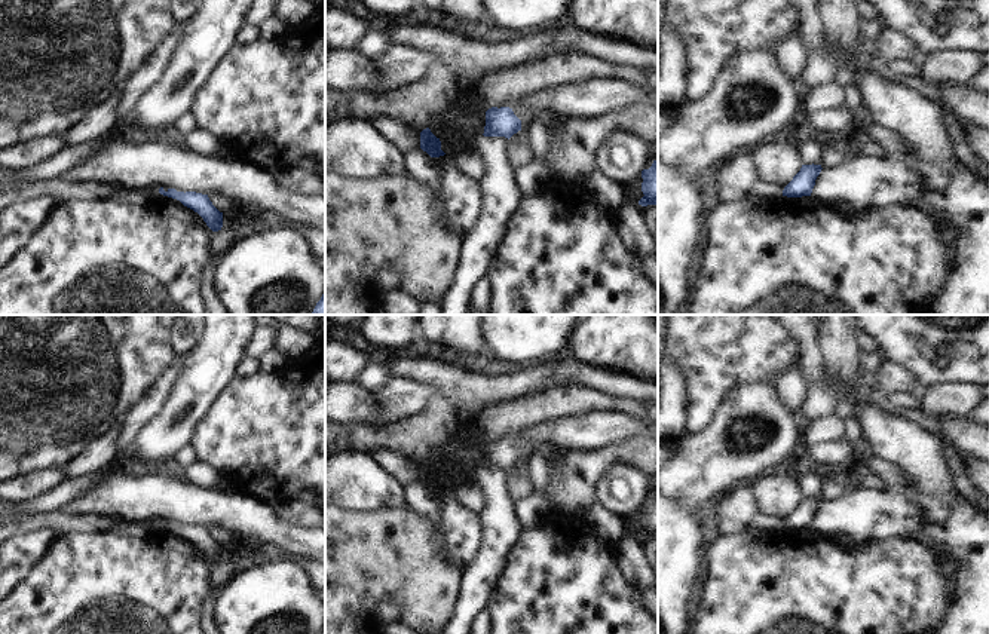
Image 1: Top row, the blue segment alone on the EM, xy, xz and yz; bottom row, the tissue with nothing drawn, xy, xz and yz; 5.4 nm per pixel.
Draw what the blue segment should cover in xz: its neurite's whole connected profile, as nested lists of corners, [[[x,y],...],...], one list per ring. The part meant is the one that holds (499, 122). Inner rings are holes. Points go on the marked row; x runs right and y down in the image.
[[[492,107],[486,111],[484,137],[505,137],[511,138],[521,131],[521,120],[509,107]]]

